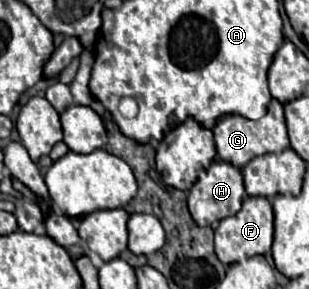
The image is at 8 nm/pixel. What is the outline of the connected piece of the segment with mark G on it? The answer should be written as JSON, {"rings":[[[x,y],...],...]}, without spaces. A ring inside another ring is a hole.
{"rings":[[[271,99],[269,111],[257,121],[245,119],[241,115],[225,115],[225,117],[221,117],[217,121],[217,125],[213,127],[213,135],[215,135],[215,145],[217,145],[219,159],[223,159],[223,161],[227,161],[227,163],[231,163],[231,165],[235,165],[239,169],[243,165],[247,165],[257,155],[279,153],[289,145],[283,105],[277,99]]]}

